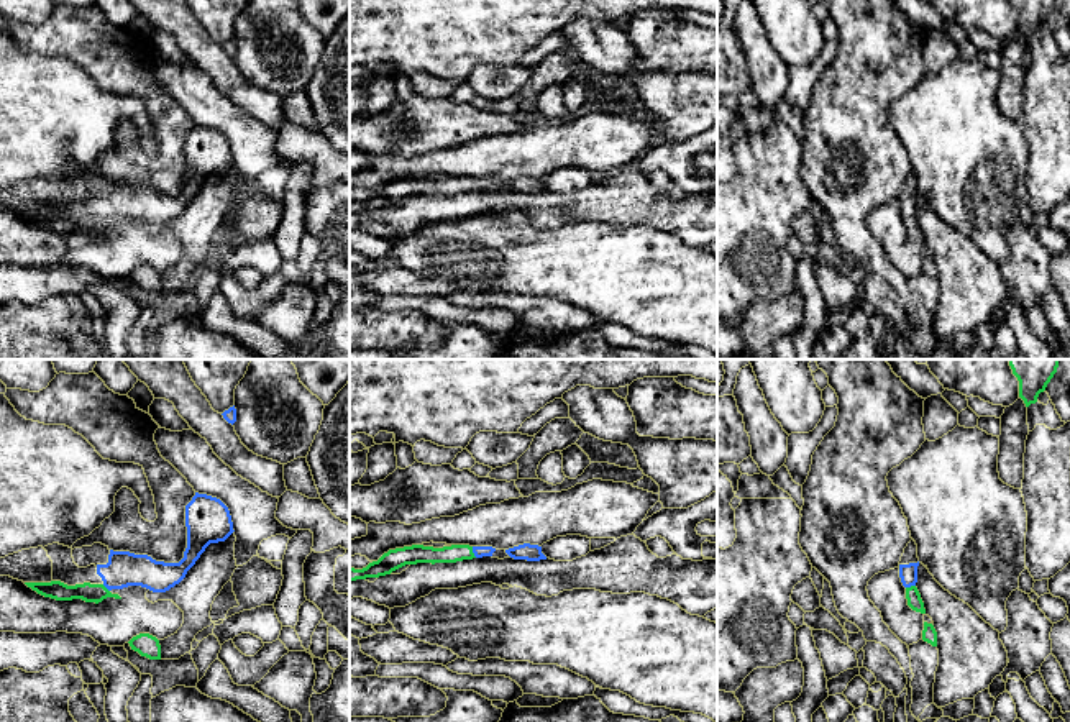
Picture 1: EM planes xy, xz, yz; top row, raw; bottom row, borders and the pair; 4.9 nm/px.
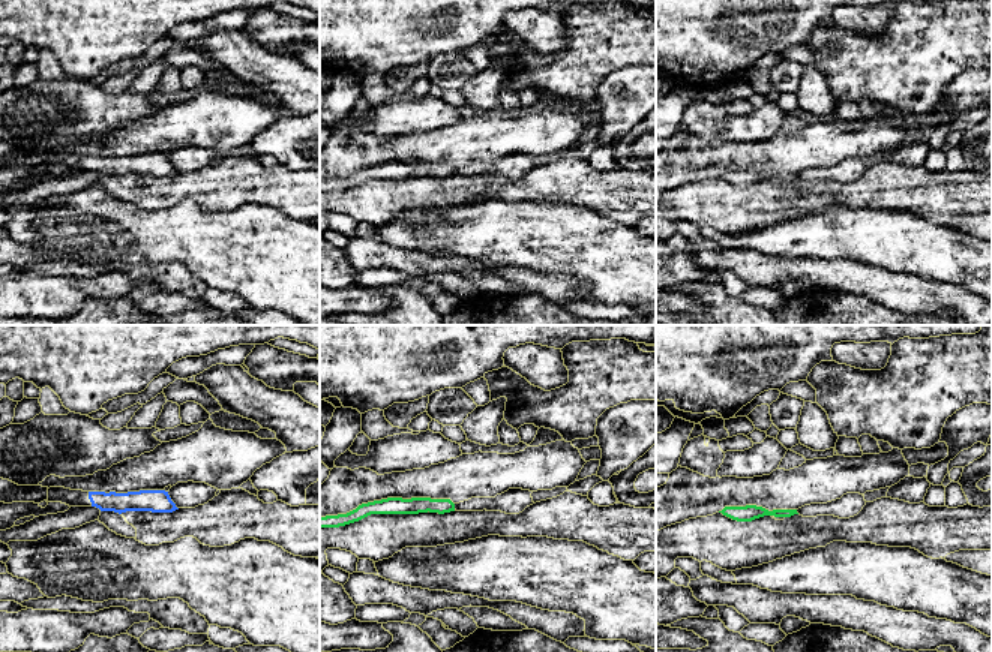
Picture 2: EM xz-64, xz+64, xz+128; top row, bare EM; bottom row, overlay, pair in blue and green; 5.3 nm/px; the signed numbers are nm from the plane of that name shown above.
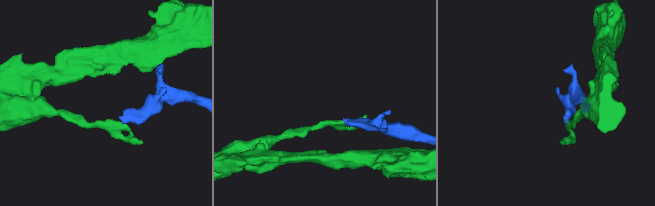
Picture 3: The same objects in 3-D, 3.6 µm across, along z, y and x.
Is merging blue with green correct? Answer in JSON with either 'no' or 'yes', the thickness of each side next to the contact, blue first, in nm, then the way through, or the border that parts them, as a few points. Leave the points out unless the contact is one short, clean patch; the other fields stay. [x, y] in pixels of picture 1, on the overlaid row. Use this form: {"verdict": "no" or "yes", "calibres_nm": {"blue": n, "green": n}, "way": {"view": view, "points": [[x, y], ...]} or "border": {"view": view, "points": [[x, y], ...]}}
{"verdict": "yes", "calibres_nm": {"blue": 60, "green": 90}, "way": {"view": "xz", "points": [[480, 552], [473, 552], [453, 553]]}}

